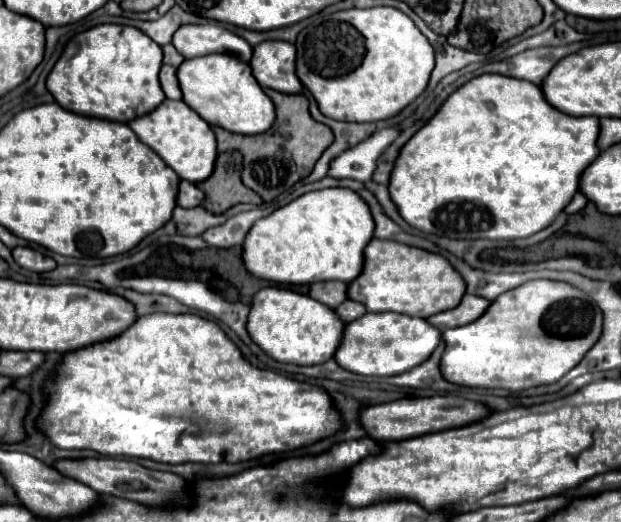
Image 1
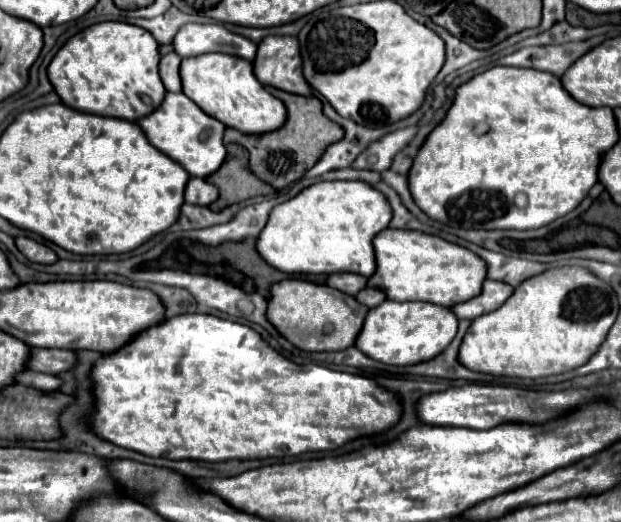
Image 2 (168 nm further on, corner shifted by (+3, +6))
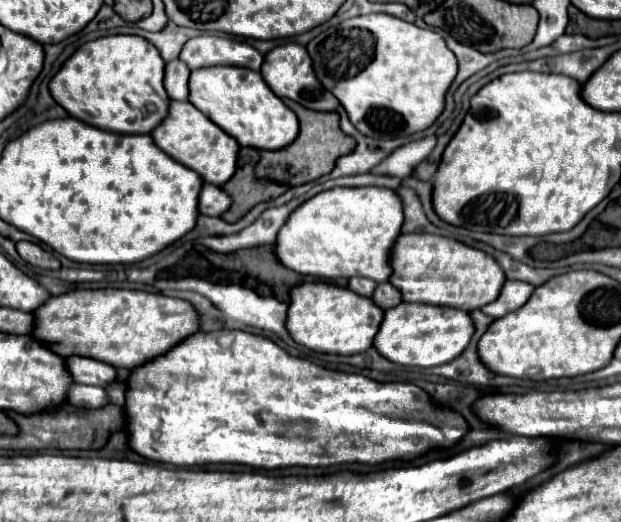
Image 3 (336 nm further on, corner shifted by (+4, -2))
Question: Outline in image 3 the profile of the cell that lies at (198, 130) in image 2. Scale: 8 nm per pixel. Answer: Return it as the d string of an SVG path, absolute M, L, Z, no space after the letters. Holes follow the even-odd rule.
M172 102L164 122L156 126L156 130L152 130L152 138L160 150L164 150L176 162L198 172L202 180L208 184L222 186L236 172L236 160L240 150L236 138L226 134L222 128L218 128L190 102Z

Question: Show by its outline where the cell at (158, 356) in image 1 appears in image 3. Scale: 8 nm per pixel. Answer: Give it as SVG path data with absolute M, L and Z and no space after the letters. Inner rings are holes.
M242 330L198 332L186 338L168 354L134 368L126 390L126 428L130 432L132 450L148 460L174 466L232 462L272 470L284 466L326 468L342 462L382 464L400 458L411 460L426 454L430 448L448 448L457 443L469 427L460 414L435 405L430 396L414 384L382 383L362 374L332 370L306 358L290 356L270 338Z

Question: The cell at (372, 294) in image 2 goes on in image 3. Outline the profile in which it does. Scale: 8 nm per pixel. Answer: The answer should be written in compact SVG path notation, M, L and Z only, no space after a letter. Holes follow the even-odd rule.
M390 282L378 284L378 288L376 288L374 294L372 294L372 300L374 300L376 304L380 304L384 310L388 310L390 306L398 306L398 304L402 302L400 292L394 290L394 286L392 286Z

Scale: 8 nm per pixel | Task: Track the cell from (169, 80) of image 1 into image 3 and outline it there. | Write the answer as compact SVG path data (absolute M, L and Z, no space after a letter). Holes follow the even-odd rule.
M172 60L166 64L164 86L172 100L188 100L188 76L190 68L182 60Z

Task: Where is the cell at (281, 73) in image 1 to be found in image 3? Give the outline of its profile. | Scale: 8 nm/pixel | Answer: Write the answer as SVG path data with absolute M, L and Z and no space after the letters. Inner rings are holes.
M296 42L276 46L274 50L270 50L266 54L264 64L262 64L262 78L266 80L266 84L270 86L270 90L276 96L294 100L294 102L302 104L304 108L320 110L320 112L334 112L340 106L338 98L330 90L324 90L324 86L320 86L320 82L312 70L312 58L308 56L306 48Z

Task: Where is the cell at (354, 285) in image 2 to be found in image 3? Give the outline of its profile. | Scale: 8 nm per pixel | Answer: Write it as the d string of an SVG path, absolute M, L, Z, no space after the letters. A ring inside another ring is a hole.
M350 278L350 282L348 282L348 288L352 292L356 292L356 294L362 294L362 296L372 296L372 292L374 292L376 286L378 284L372 282L372 280L368 280L368 278Z

